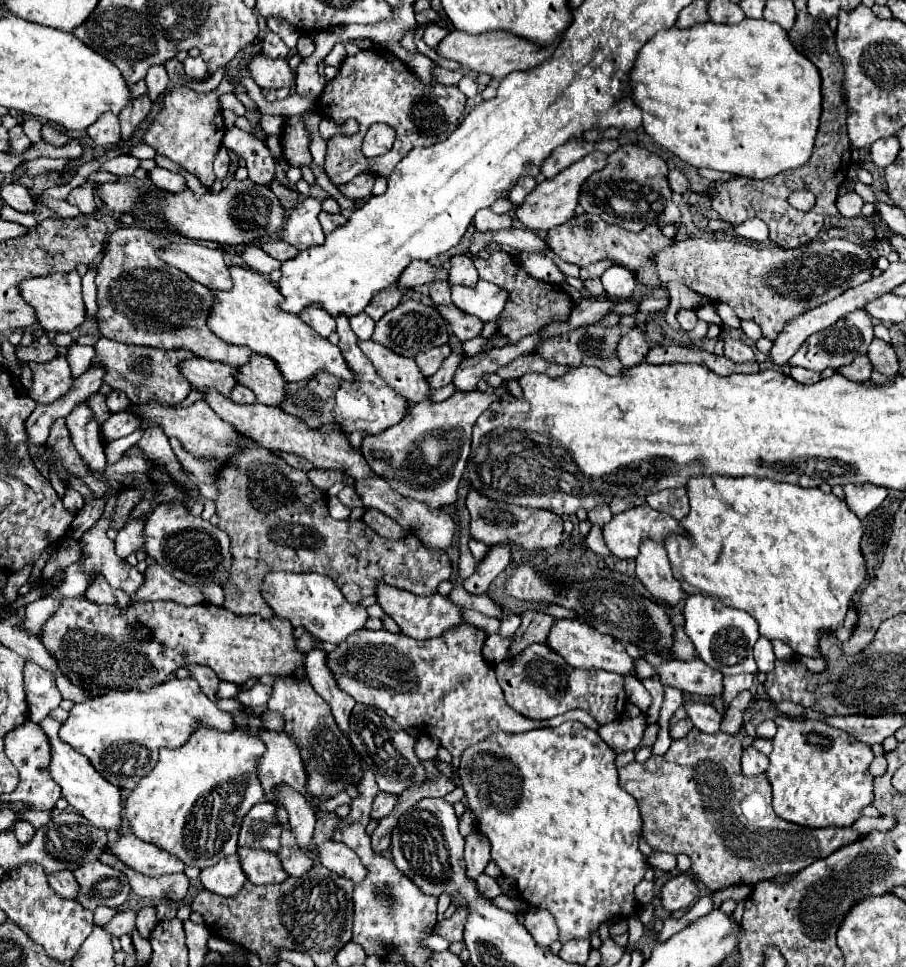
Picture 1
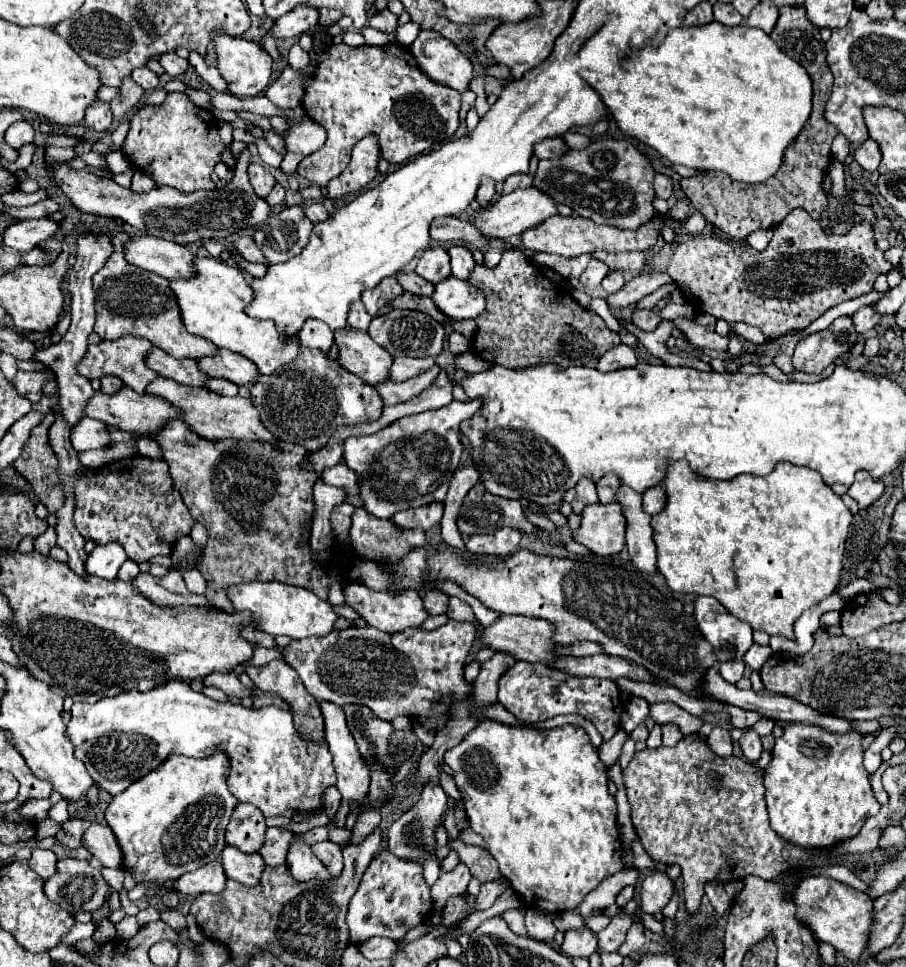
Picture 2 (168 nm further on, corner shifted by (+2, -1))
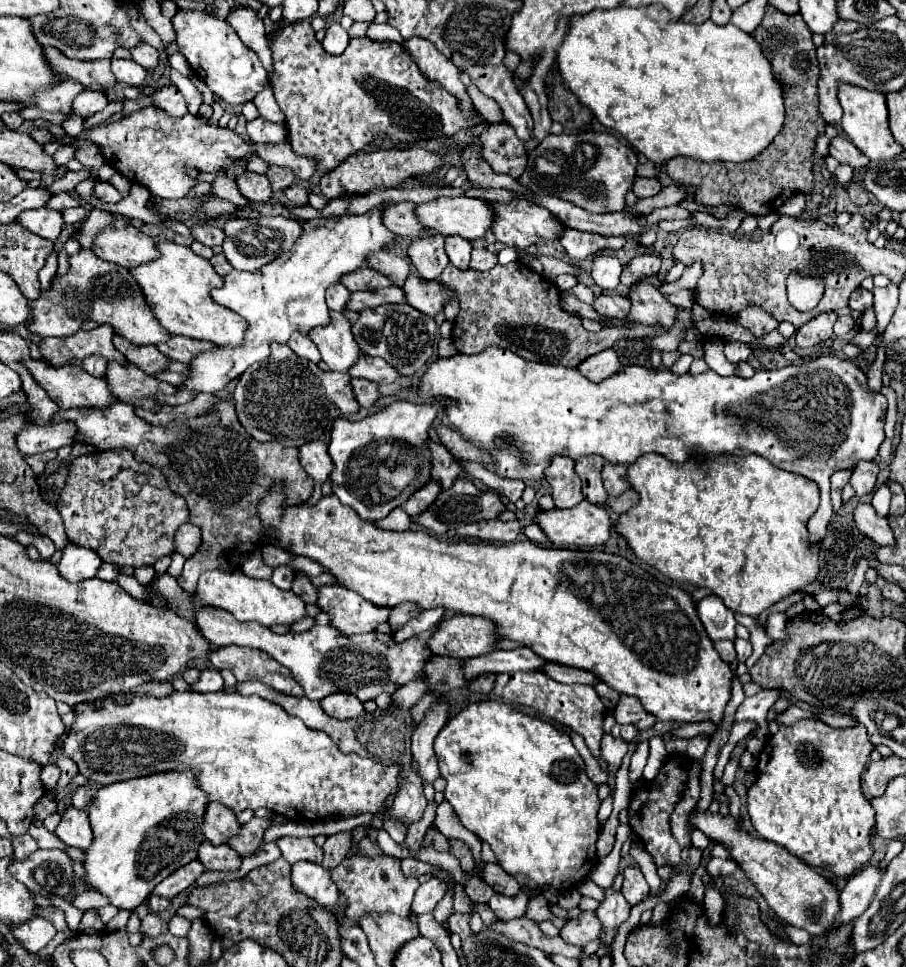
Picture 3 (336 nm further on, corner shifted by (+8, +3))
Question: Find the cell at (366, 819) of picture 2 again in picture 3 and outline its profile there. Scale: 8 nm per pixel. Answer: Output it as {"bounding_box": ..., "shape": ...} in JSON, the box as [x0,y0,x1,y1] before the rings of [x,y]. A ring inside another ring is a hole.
{"bounding_box":[321,832,351,870],"shape":[[[341,832],[341,834],[329,836],[325,840],[325,844],[323,844],[323,860],[321,860],[321,866],[325,870],[333,870],[347,856],[349,848],[351,848],[351,832]]]}

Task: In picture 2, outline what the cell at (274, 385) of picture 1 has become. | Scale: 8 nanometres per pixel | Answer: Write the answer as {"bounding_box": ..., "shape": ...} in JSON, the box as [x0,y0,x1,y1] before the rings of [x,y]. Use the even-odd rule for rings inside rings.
{"bounding_box":[199,350,261,386],"shape":[[[219,350],[215,356],[201,358],[199,366],[205,370],[205,374],[213,378],[225,378],[237,386],[253,386],[261,376],[255,362],[231,350]]]}

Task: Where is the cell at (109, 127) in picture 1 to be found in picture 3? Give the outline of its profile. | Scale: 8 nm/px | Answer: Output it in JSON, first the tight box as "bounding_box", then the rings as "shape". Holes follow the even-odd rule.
{"bounding_box":[73,90,107,118],"shape":[[[83,90],[75,100],[73,100],[73,112],[89,118],[97,112],[101,112],[107,106],[107,96],[103,92],[95,92],[95,90]]]}

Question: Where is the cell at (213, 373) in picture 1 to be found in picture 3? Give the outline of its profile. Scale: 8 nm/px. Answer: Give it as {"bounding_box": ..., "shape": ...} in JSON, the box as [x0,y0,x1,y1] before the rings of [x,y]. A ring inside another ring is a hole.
{"bounding_box":[113,334,169,374],"shape":[[[117,334],[113,336],[113,346],[127,358],[127,362],[135,364],[145,374],[155,374],[159,370],[165,370],[165,366],[169,362],[169,358],[159,354],[159,350],[155,350],[155,346],[135,346]]]}

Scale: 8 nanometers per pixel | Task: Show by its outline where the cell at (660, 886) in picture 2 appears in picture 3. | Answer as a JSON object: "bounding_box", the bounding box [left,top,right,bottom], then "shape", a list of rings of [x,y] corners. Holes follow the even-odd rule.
{"bounding_box":[621,868,649,906],"shape":[[[625,868],[623,870],[623,888],[621,888],[621,894],[625,896],[625,900],[635,906],[639,904],[643,898],[647,898],[649,894],[649,884],[645,880],[645,876],[641,874],[639,868]]]}

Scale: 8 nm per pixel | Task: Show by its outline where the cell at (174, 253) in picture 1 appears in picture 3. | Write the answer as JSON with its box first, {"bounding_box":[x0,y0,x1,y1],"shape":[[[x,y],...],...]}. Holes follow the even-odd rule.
{"bounding_box":[91,218,155,268],"shape":[[[115,218],[95,236],[91,250],[101,260],[125,268],[139,266],[155,258],[155,242],[121,218]]]}

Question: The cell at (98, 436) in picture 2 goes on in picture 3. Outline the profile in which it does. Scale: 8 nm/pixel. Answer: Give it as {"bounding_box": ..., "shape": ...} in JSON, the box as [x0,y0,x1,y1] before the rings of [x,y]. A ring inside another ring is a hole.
{"bounding_box":[15,422,75,454],"shape":[[[53,422],[49,426],[29,424],[15,436],[15,444],[21,454],[37,454],[61,446],[73,446],[75,440],[71,434],[75,434],[75,426],[69,422]]]}

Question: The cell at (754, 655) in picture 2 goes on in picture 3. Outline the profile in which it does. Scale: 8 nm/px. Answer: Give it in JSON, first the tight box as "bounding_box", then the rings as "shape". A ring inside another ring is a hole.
{"bounding_box":[735,638,753,662],"shape":[[[737,638],[737,640],[735,640],[735,652],[737,652],[737,662],[745,662],[745,660],[751,656],[751,652],[753,652],[751,642]]]}

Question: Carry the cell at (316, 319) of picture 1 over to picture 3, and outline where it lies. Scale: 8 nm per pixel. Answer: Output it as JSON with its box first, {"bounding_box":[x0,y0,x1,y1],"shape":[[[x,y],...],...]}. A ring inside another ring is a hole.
{"bounding_box":[287,332,321,364],"shape":[[[301,332],[291,334],[287,346],[289,346],[297,356],[301,356],[301,358],[305,358],[305,360],[311,360],[311,362],[315,362],[315,364],[319,364],[319,360],[321,360],[321,358],[319,358],[319,350],[315,350],[315,346],[313,346],[313,342],[307,338],[307,334],[301,334]]]}

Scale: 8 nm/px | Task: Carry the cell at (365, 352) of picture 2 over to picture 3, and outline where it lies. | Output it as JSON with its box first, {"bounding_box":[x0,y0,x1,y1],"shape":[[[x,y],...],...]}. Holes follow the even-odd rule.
{"bounding_box":[309,312,359,372],"shape":[[[329,312],[331,322],[309,330],[309,338],[319,348],[321,360],[337,372],[347,372],[355,358],[359,358],[359,346],[351,334],[351,324],[341,312]]]}

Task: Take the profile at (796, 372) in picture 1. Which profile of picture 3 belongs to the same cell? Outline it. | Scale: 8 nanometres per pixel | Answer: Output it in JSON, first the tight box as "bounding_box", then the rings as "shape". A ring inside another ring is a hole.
{"bounding_box":[733,306,779,336],"shape":[[[745,306],[745,308],[741,310],[741,314],[735,314],[735,316],[733,316],[733,320],[735,320],[739,326],[751,330],[755,336],[763,336],[763,334],[767,332],[765,328],[777,328],[777,324],[779,324],[771,314],[763,312],[759,306],[751,306],[751,308]]]}

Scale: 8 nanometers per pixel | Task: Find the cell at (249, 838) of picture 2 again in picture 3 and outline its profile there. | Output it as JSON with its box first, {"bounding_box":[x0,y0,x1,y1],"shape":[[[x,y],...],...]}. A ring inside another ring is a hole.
{"bounding_box":[203,802,239,846],"shape":[[[209,802],[205,806],[205,816],[203,816],[203,836],[219,846],[225,844],[227,838],[235,836],[239,832],[239,822],[235,820],[235,814],[231,814],[225,806],[219,806],[215,802]]]}

